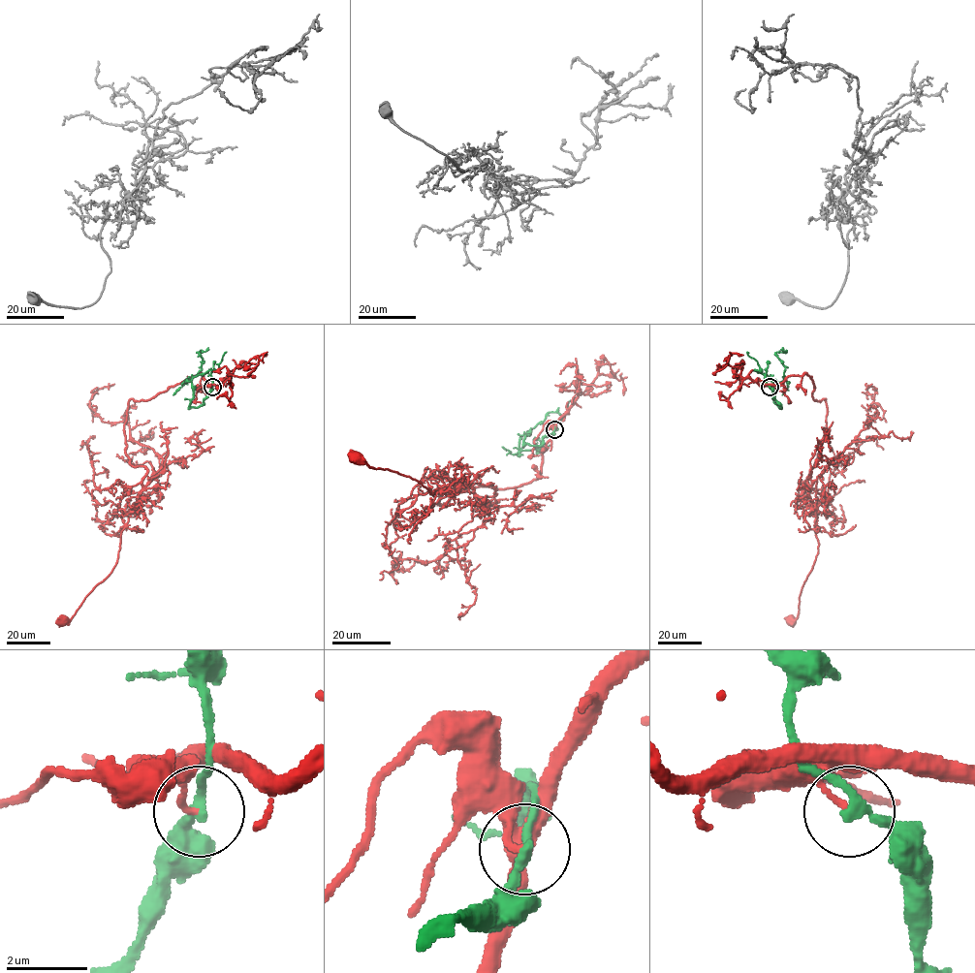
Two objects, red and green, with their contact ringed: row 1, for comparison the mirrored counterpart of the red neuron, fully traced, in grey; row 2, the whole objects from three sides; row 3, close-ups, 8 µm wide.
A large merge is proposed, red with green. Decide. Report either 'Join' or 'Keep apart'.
Keep apart

